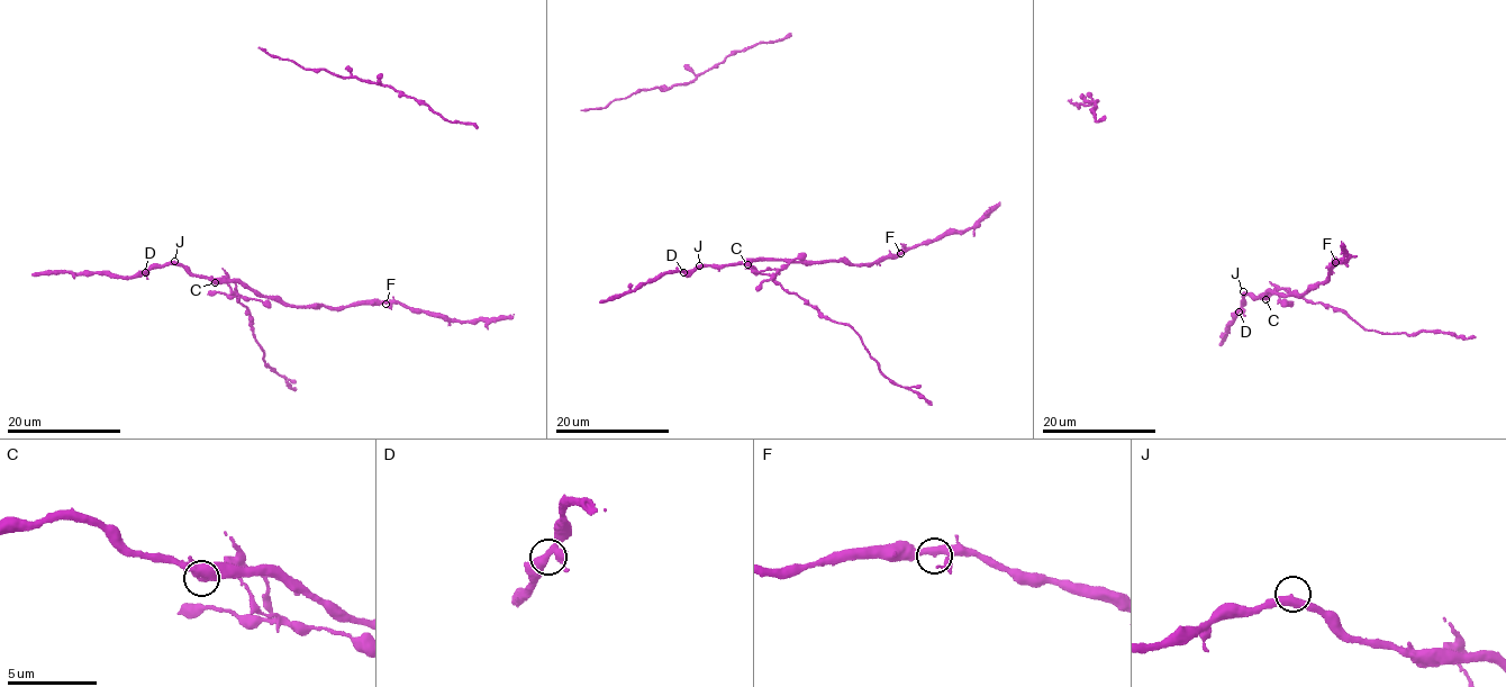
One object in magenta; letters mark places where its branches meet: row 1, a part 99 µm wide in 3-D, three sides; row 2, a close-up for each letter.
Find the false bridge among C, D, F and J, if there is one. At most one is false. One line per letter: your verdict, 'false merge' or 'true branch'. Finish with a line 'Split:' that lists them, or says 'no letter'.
C: false merge
D: true branch
F: true branch
J: true branch
Split: C

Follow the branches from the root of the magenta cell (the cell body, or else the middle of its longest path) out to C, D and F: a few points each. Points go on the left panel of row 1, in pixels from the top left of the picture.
C: (174, 261), (215, 282)
D: (174, 261), (145, 272)
F: (174, 261), (194, 274), (243, 283), (290, 305), (341, 308), (359, 304), (386, 304)

